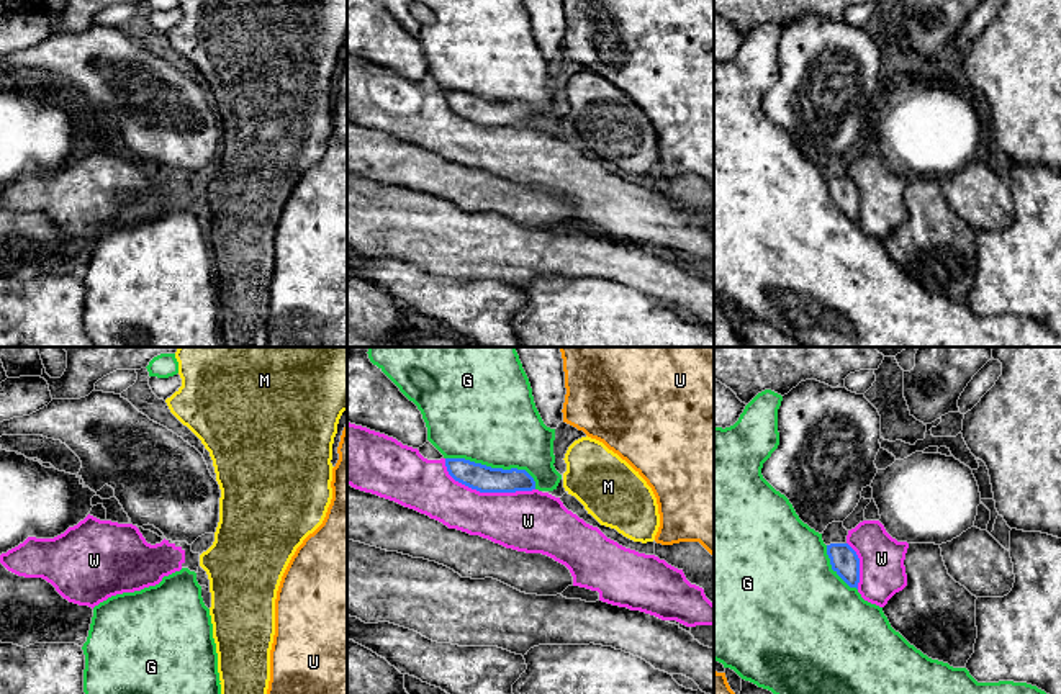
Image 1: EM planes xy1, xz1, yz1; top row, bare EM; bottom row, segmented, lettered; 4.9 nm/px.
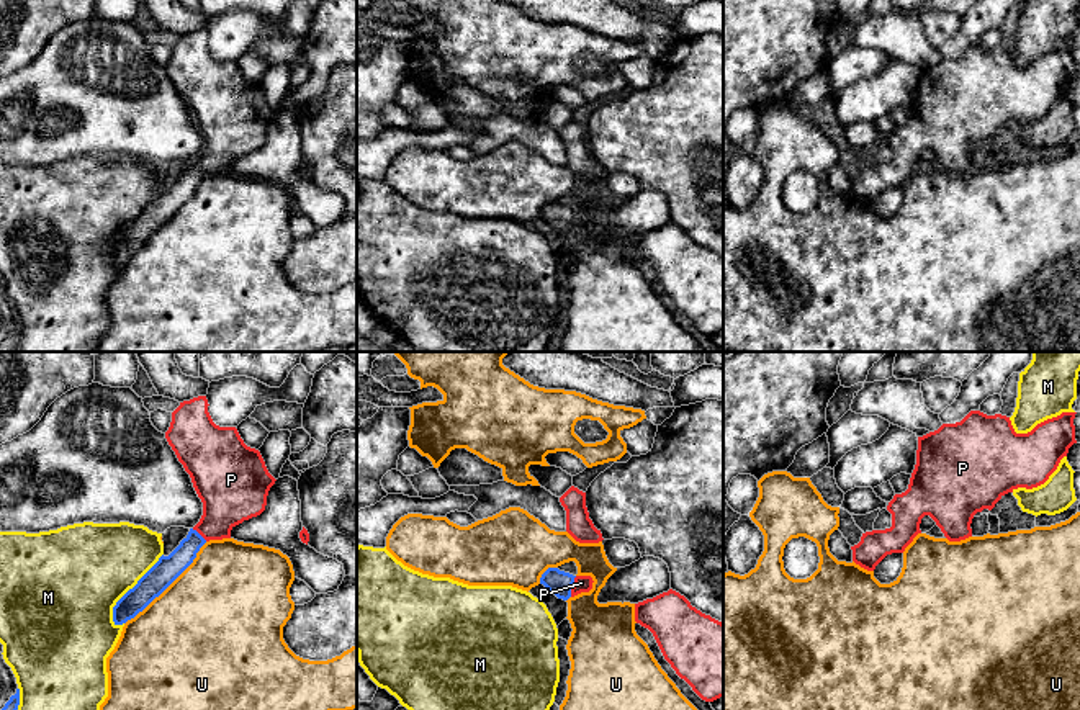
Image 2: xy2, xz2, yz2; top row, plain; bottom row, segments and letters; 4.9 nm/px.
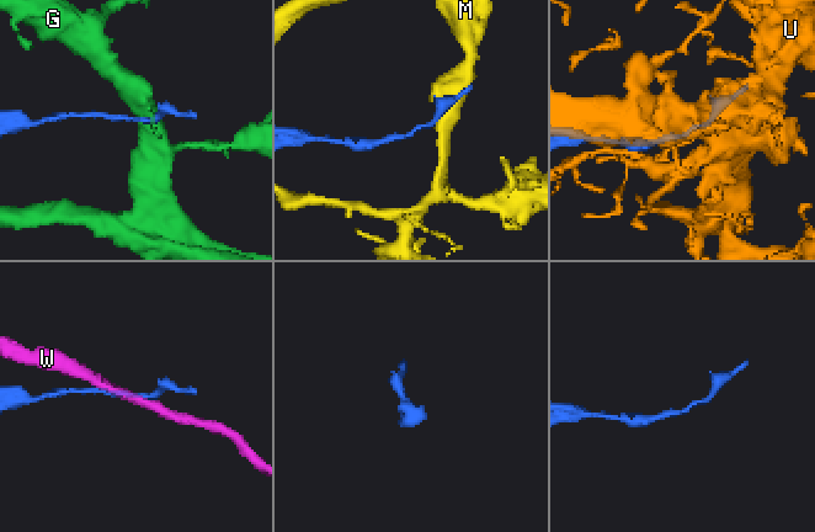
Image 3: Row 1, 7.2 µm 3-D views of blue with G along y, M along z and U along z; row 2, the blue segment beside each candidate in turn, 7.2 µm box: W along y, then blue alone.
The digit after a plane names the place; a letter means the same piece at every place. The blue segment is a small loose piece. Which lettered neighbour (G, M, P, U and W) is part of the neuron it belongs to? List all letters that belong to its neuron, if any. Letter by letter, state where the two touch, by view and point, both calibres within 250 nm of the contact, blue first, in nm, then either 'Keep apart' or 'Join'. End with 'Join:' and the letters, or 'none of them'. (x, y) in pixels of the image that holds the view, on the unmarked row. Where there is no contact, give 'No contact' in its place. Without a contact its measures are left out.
G: Touches blue at xz1 (495, 102). Thickness 130 nm (blue) against 460 nm. Keep apart
M: Touches blue at xy2 (130, 223). Thickness 120 nm (blue) against 460 nm. Keep apart
P: Touches blue at xz2 (571, 220). Thickness 120 nm (blue) against 80 nm. Join
U: Touches blue at xy2 (167, 220). Thickness 120 nm (blue) against 500 nm. Keep apart
W: Touches blue at xz1 (485, 125). Thickness 130 nm (blue) against 300 nm. Keep apart
Join: P

